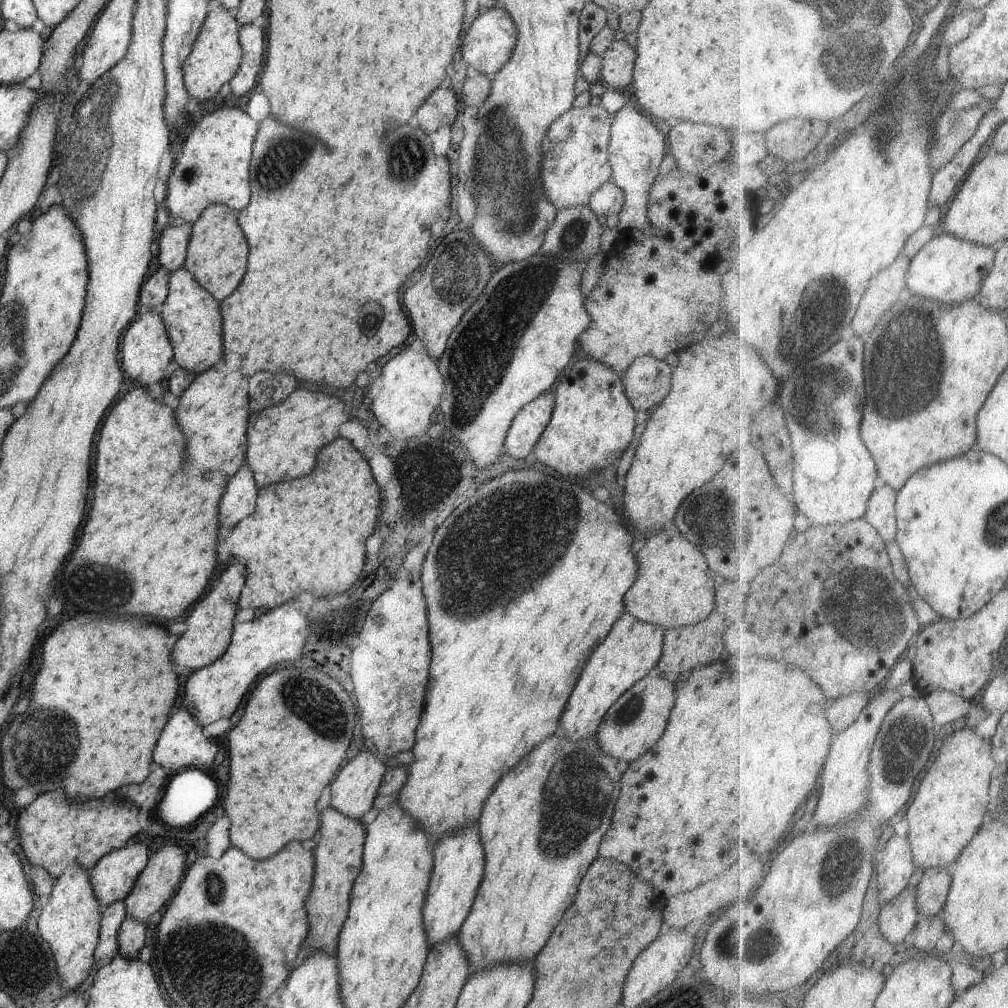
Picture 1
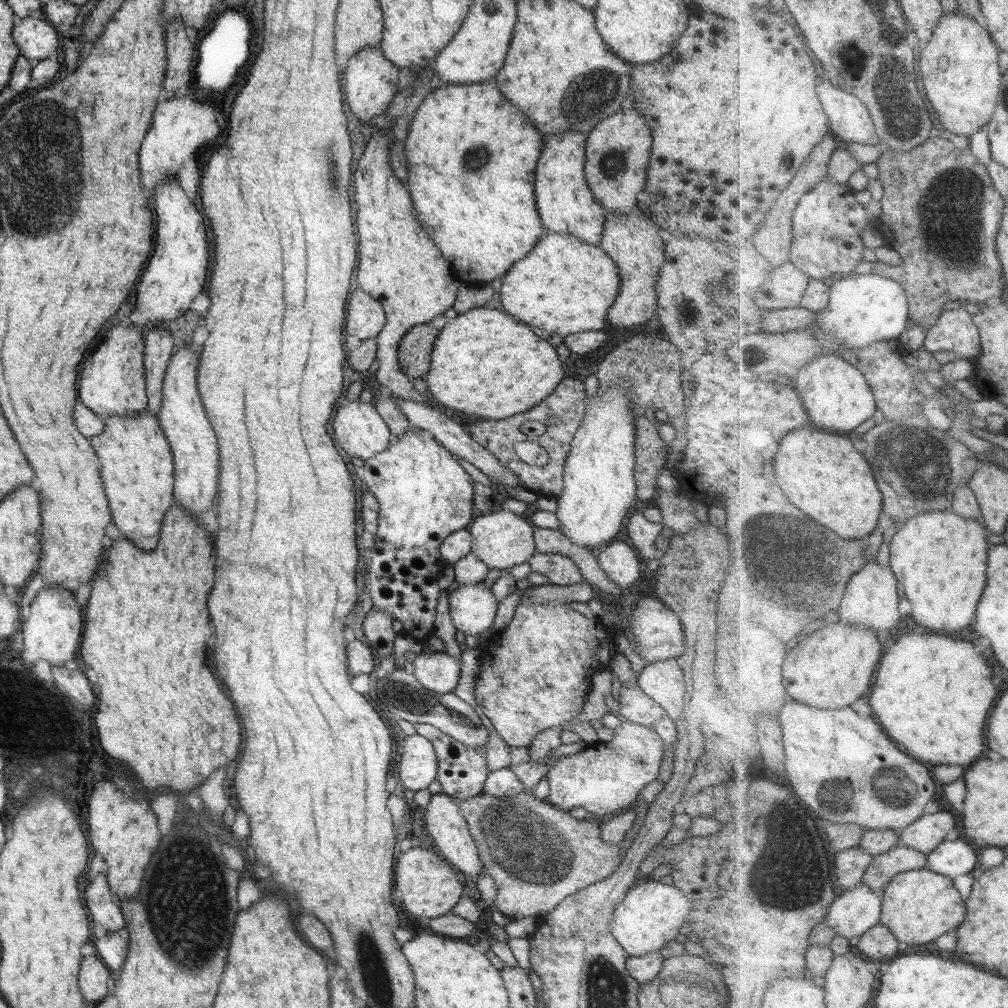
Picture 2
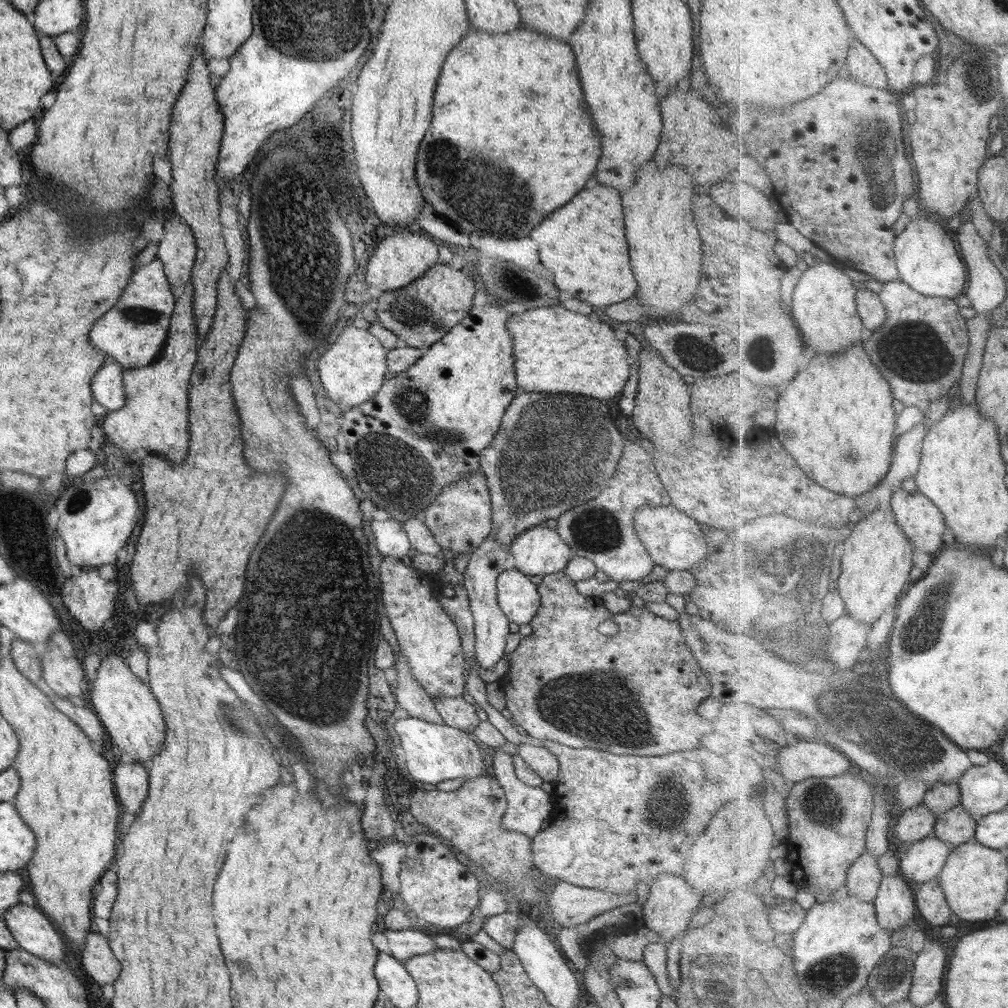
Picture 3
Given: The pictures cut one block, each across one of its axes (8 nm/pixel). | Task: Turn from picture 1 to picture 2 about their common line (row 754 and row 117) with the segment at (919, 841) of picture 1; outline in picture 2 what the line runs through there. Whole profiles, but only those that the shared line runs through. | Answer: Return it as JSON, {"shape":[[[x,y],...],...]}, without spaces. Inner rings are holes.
{"shape":[[[962,11],[945,14],[943,20],[934,30],[934,37],[927,44],[921,55],[921,74],[927,90],[929,101],[933,108],[940,114],[944,128],[954,135],[964,135],[966,137],[978,134],[986,124],[994,120],[994,114],[998,110],[998,104],[1002,92],[1002,68],[1000,68],[999,43],[995,41],[989,28],[984,28],[975,21],[968,18]]]}

